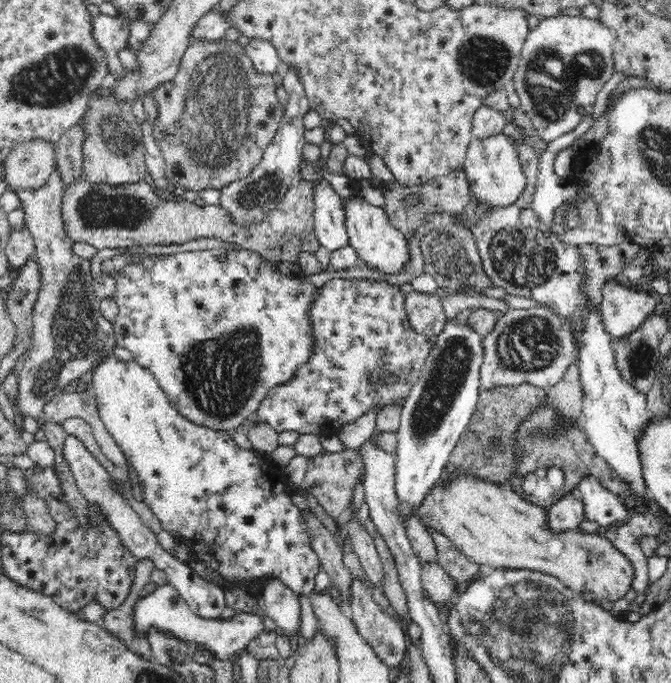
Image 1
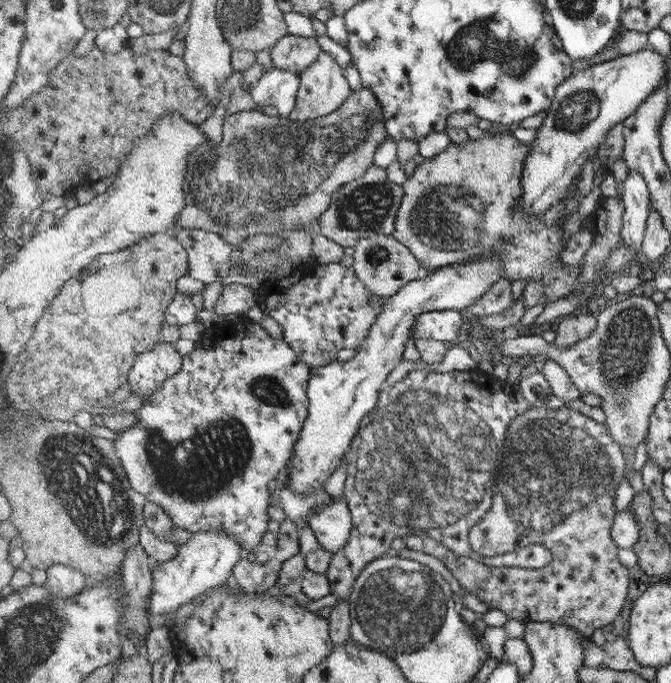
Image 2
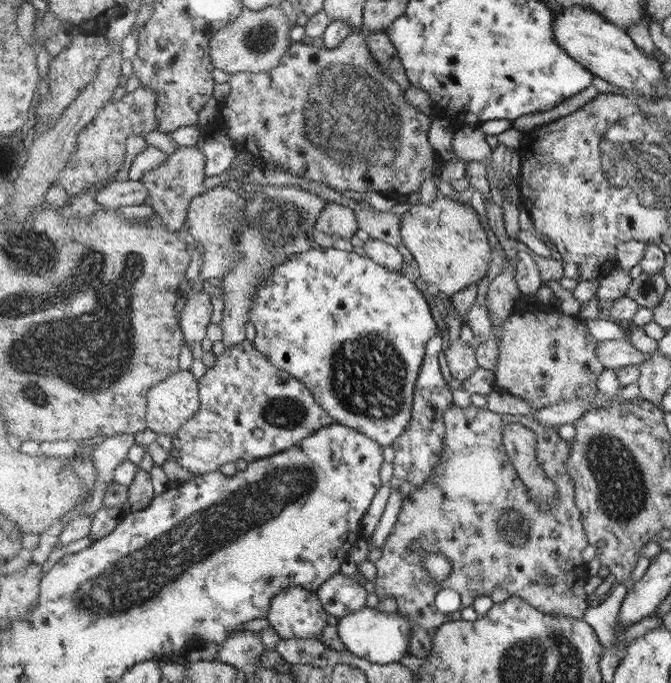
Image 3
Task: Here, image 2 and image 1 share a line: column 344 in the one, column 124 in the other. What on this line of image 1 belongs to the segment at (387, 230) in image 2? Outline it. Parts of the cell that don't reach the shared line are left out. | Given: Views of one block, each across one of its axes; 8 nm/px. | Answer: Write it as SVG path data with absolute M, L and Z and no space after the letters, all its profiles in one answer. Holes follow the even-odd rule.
M83 175L72 188L76 188L76 218L62 218L63 229L72 243L90 244L98 251L139 245L179 245L202 237L240 245L268 260L295 264L302 252L316 253L321 248L313 217L316 181L294 182L278 204L278 214L272 209L272 214L264 213L259 221L247 225L235 224L223 206L197 206L191 196L175 202L160 200L153 192L153 184L146 180L116 186L92 183Z

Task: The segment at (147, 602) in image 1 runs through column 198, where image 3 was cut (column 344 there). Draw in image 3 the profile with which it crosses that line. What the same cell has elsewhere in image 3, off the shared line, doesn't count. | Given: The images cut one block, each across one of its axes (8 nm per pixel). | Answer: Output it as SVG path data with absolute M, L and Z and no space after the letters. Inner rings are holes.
M367 606L339 618L336 628L348 652L365 658L368 662L383 665L399 662L406 656L409 650L409 638L413 634L413 619L412 616L406 616L405 612L396 611L388 614Z

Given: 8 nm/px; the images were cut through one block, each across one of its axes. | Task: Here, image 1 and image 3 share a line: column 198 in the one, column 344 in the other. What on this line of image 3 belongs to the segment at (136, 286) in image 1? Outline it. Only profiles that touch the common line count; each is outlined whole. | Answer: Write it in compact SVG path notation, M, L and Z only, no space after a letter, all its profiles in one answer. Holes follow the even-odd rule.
M316 245L312 250L301 255L294 255L288 263L274 270L274 276L270 280L257 285L254 292L254 308L250 314L250 321L257 330L253 344L258 348L276 367L285 372L290 372L292 377L305 382L306 388L313 393L321 407L325 409L334 422L349 425L350 428L364 432L370 439L378 441L382 446L390 446L405 432L413 412L413 392L422 367L424 355L427 352L428 342L436 334L436 322L432 318L430 306L424 298L424 294L414 286L412 280L399 270L388 270L370 261L367 255L360 256L356 252L336 250L336 248L322 248Z

